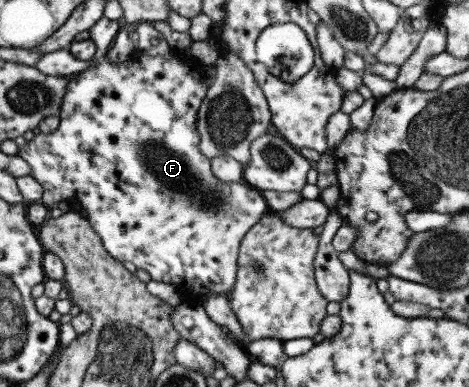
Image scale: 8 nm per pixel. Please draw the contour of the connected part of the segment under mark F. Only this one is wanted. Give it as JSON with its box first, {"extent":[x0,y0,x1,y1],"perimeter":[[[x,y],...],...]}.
{"extent":[17,18,270,305],"perimeter":[[[100,18],[88,31],[90,38],[96,44],[96,53],[92,58],[93,66],[89,69],[72,76],[68,81],[68,91],[63,97],[60,110],[60,125],[55,132],[49,134],[32,134],[29,142],[24,148],[19,148],[17,156],[21,156],[31,166],[33,177],[35,177],[44,187],[41,203],[48,208],[54,207],[62,200],[70,201],[75,208],[82,211],[93,230],[99,235],[105,250],[121,262],[133,262],[137,268],[143,268],[149,272],[152,280],[157,282],[167,282],[176,284],[183,291],[185,298],[183,303],[190,305],[201,305],[206,296],[212,292],[229,294],[233,285],[236,283],[238,271],[238,254],[240,242],[244,236],[261,220],[261,217],[270,211],[267,201],[262,193],[253,189],[243,180],[240,182],[223,182],[219,177],[212,173],[211,161],[201,153],[201,139],[197,132],[197,113],[201,103],[206,98],[208,86],[202,82],[201,72],[195,72],[191,66],[183,64],[177,54],[166,54],[161,56],[145,55],[145,64],[141,66],[105,66],[109,60],[107,55],[115,37],[117,36],[119,25],[117,21],[108,18]]]}

